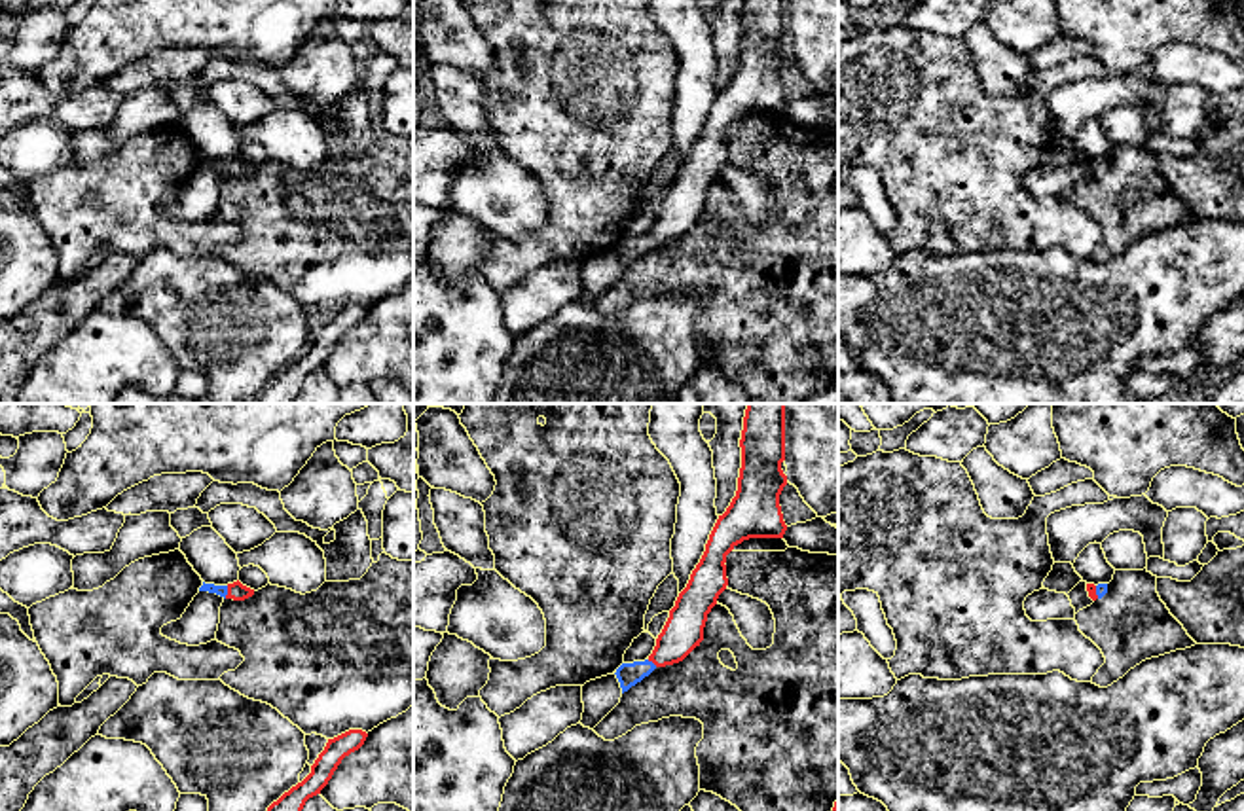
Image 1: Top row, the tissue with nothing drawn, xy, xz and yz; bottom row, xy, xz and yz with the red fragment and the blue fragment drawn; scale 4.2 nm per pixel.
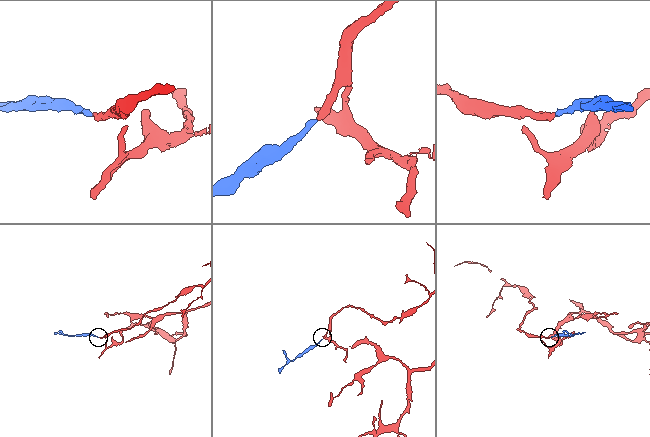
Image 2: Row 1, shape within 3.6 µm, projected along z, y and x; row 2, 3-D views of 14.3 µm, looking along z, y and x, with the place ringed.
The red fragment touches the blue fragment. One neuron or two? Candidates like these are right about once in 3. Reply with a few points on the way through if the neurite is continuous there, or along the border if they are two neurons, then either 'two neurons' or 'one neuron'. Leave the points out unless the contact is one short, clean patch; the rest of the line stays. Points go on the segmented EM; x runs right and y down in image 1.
way xy (237, 592), (228, 592), (220, 590); one neuron

